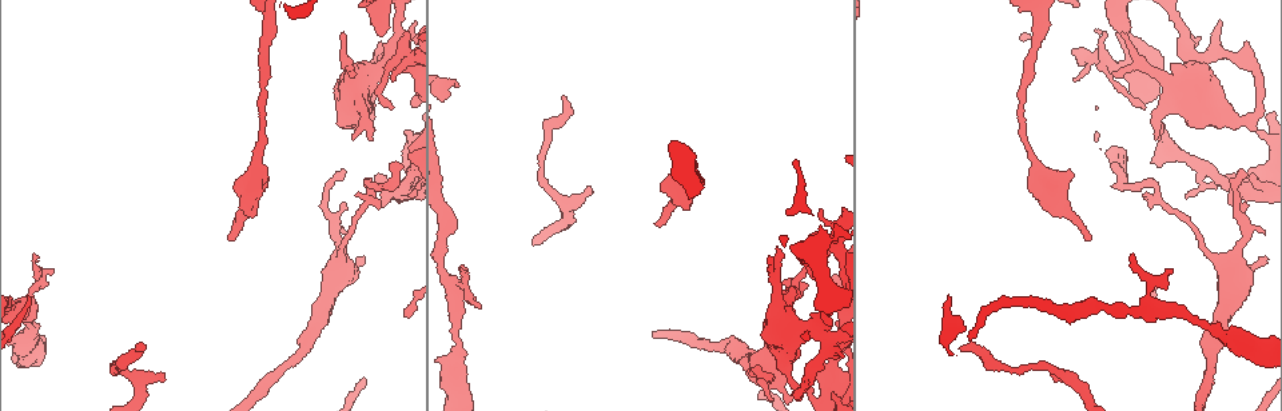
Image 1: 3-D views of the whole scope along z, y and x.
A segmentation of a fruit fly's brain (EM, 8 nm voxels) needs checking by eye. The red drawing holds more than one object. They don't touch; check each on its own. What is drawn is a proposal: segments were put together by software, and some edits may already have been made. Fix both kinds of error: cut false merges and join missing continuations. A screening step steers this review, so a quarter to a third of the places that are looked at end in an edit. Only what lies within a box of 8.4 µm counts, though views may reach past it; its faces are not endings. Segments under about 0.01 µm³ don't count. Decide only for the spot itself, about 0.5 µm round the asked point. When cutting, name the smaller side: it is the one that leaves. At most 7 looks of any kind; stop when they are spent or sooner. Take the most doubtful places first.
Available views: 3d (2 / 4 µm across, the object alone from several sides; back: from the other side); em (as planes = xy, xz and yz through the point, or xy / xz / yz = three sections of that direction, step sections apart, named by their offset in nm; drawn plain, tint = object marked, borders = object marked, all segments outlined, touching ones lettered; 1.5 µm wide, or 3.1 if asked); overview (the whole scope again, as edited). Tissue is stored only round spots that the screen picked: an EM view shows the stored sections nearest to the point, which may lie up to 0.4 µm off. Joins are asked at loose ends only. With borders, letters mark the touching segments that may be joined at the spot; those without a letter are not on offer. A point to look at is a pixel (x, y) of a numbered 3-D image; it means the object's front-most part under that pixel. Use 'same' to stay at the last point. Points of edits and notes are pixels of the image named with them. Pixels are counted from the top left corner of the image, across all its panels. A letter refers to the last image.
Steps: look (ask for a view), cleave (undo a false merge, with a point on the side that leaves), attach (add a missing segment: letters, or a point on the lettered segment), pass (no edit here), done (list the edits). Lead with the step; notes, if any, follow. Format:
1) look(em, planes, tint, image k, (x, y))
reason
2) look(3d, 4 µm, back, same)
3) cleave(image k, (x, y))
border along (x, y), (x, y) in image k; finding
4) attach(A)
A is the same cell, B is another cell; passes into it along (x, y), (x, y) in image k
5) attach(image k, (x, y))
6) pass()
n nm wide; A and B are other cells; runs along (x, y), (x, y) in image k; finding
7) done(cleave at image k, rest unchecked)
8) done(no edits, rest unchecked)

look(3d, 4 µm, image 1, (658, 219))
an open end

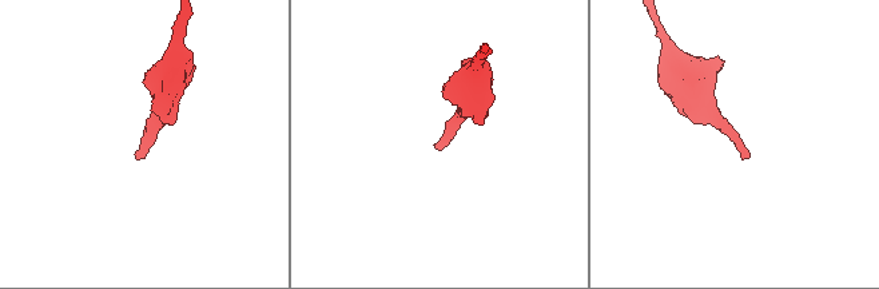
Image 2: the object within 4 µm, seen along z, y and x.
look(em, xy, step 4, borders, image 2, (744, 157))
shape alone is not enough

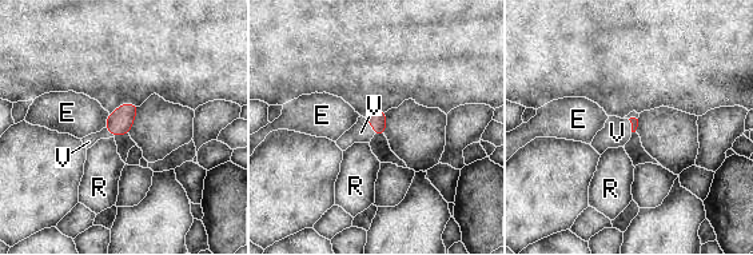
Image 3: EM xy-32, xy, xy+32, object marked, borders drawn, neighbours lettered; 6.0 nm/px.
attach(V)
V touches over 140 nm; V is the same cell, E and R are other cells; the cell continues

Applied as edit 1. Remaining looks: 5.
look(overview)
redraw

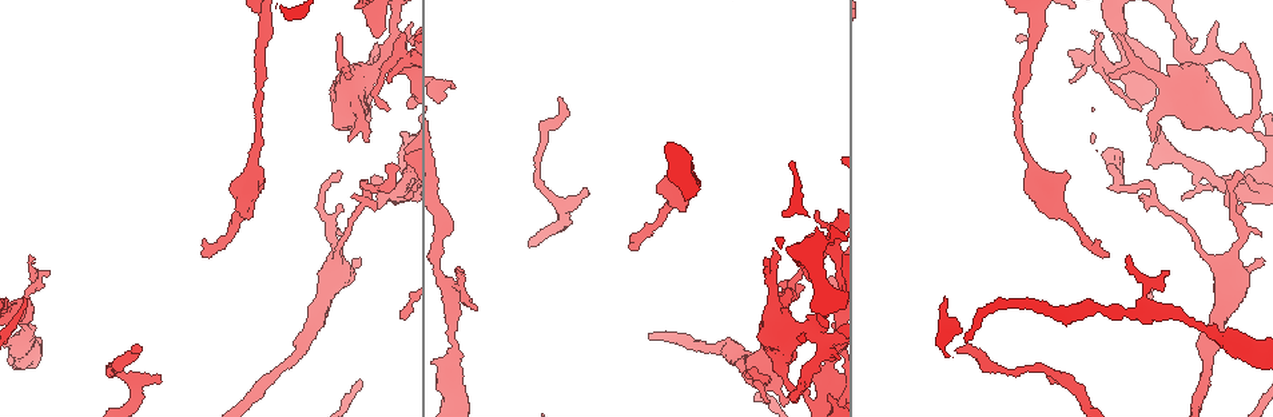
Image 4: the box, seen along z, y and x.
look(em, planes, borders, image 4, (338, 170))

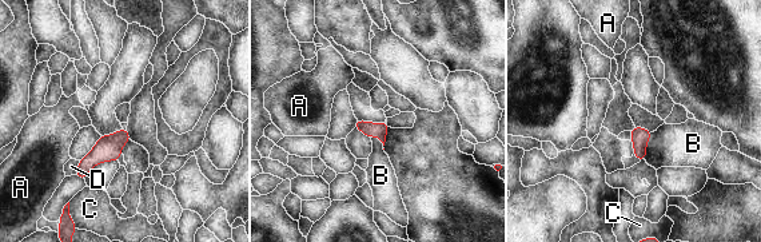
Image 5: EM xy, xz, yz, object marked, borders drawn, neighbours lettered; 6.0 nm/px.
attach(B)
B is the same cell, A, C and D are other cells; the cell continues

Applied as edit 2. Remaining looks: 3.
done(attach at image 3, attach at image 5, rest unchecked)

